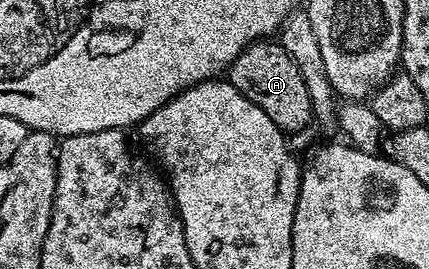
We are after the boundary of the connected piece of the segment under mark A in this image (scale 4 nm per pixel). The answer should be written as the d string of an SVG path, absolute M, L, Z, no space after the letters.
M259 41L245 47L240 57L236 57L236 61L228 68L228 82L240 89L240 93L244 93L252 105L260 105L260 109L272 117L272 121L283 133L311 126L312 112L304 77L300 77L300 69L296 69L292 57L288 57L281 43Z

